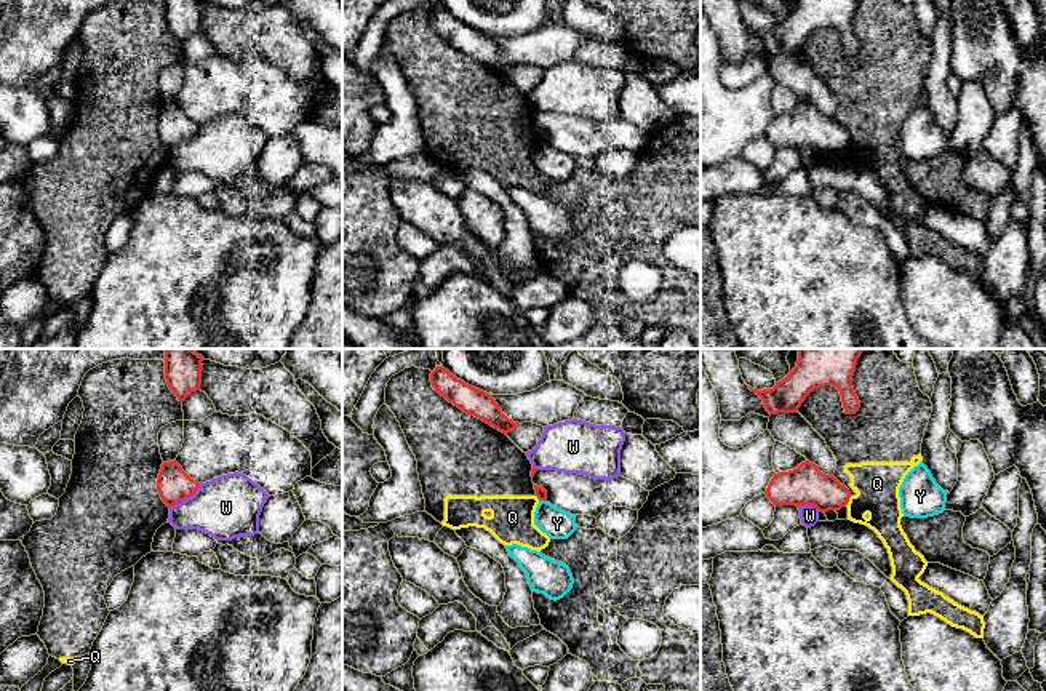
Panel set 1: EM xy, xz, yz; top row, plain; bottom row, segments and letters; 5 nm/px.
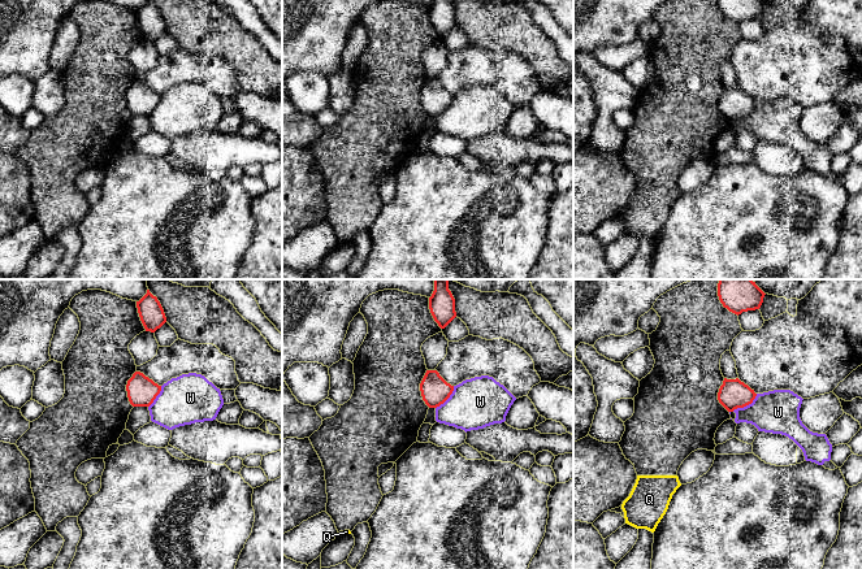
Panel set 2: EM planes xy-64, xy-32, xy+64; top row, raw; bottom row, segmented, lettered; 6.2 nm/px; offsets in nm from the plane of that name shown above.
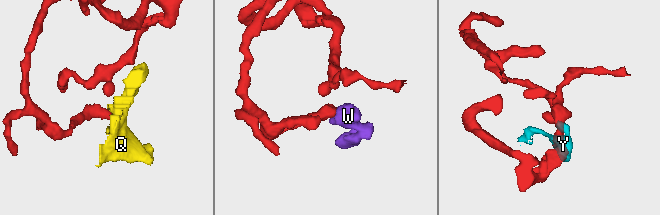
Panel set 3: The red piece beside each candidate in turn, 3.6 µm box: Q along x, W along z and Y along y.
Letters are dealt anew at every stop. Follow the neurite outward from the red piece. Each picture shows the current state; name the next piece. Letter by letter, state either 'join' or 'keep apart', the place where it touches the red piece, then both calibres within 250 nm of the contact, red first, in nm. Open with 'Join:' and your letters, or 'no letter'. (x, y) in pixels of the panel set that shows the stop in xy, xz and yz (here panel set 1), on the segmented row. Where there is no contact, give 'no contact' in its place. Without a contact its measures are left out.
Join: no letter
Q: keep apart | yz (848, 501) | 200/220 nm
W: keep apart | xy (186, 498) | 170/320 nm
Y: keep apart | xz (542, 499) | 60/150 nm

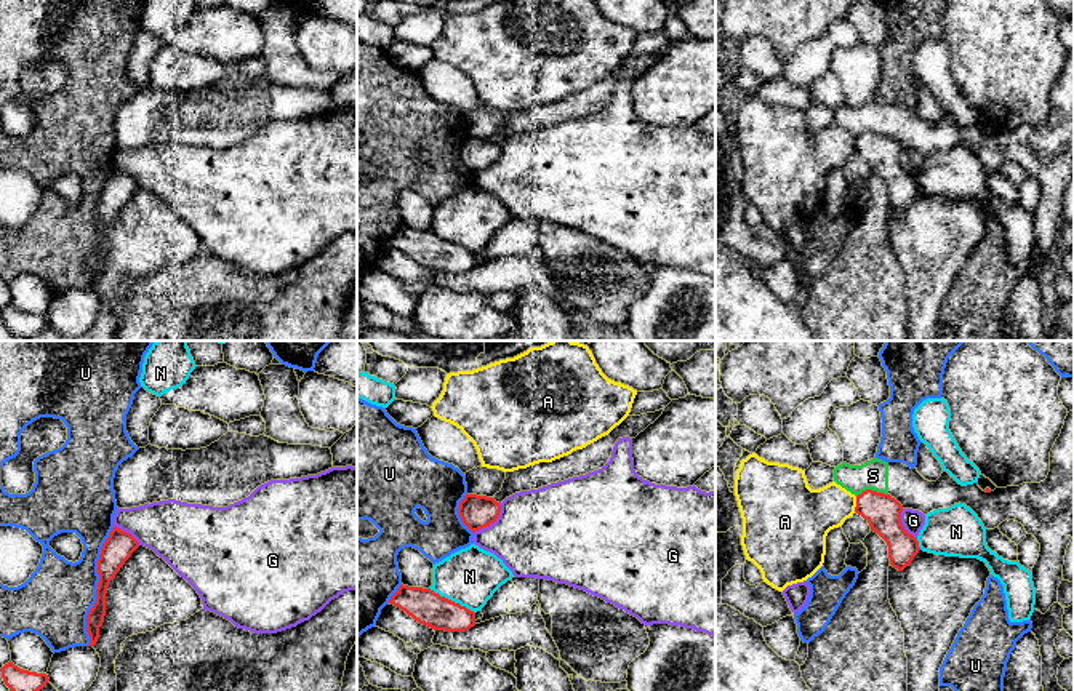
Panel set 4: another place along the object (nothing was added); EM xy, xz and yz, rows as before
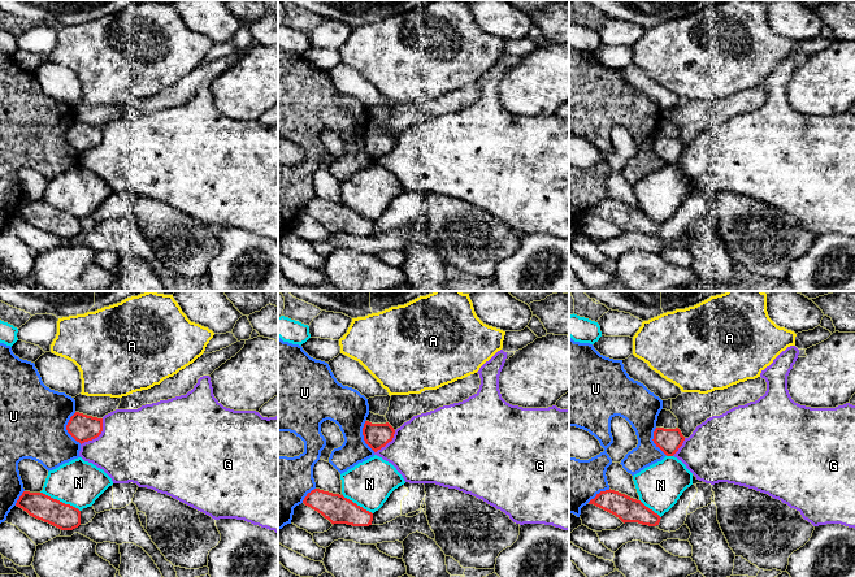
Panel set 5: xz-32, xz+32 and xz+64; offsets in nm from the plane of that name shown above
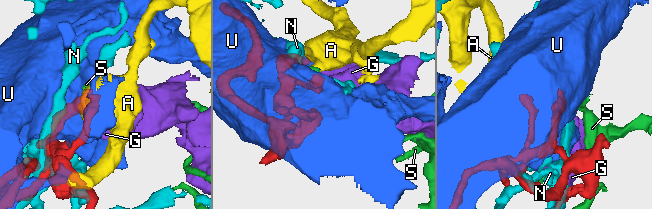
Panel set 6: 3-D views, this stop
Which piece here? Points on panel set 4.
Join: no letter
A: keep apart | yz (857, 504) | 180/260 nm
G: keep apart | xz (492, 522) | 170/440 nm
N: keep apart | xz (450, 600) | 170/280 nm
S: keep apart | yz (871, 490) | 180/140 nm
U: keep apart | xy (98, 586) | 150/360 nm

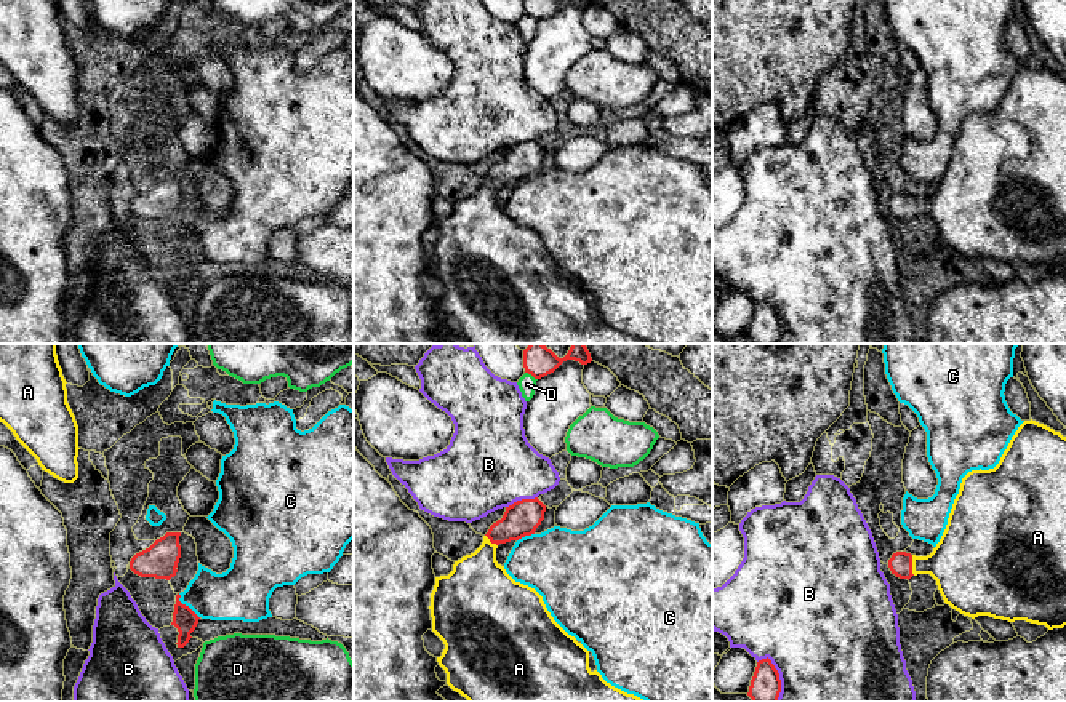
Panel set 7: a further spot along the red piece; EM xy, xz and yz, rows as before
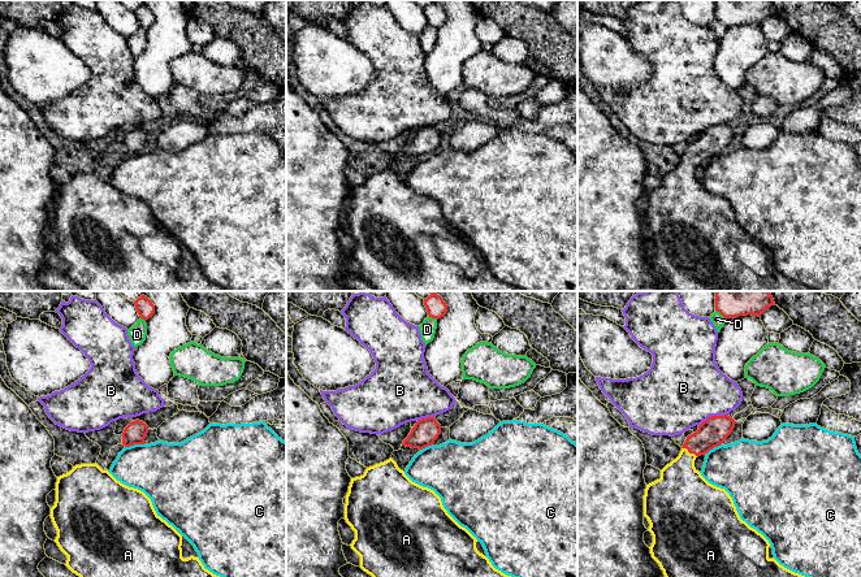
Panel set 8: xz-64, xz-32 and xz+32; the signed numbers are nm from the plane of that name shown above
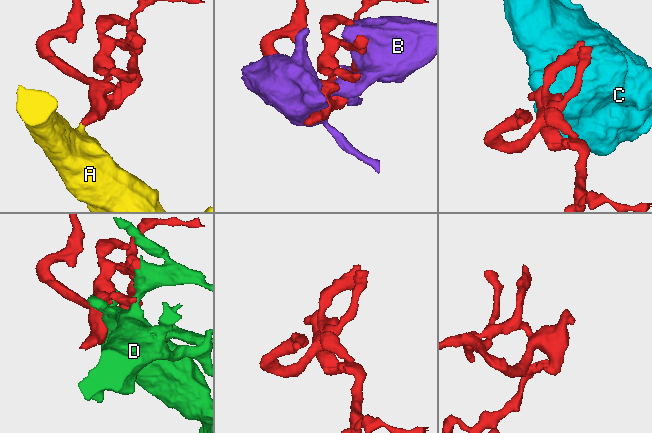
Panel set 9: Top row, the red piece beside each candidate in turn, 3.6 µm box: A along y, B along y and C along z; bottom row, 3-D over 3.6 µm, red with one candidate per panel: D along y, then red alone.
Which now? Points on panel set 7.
Join: A
A: join | yz (911, 565) | 120/320 nm
B: keep apart | yz (778, 678) | 160/480 nm
C: keep apart | xy (184, 605) | 120/260 nm
D: keep apart | xz (532, 374) | 160/90 nm

